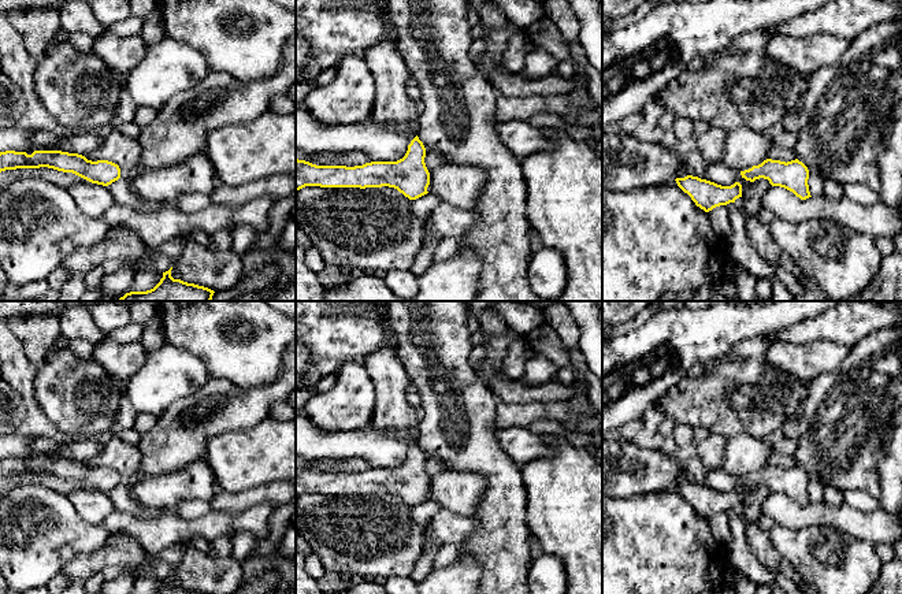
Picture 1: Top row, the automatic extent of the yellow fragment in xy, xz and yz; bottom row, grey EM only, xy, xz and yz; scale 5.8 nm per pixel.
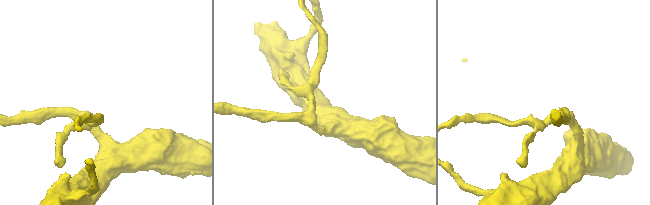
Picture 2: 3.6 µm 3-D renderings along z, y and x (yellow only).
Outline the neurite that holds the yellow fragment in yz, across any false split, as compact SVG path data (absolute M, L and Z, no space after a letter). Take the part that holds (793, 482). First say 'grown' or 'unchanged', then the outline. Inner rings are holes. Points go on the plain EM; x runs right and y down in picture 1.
unchanged; M766 465L758 472L740 478L740 482L750 489L760 485L768 486L772 493L784 494L801 506L812 504L808 491L809 476L798 465L787 469Z

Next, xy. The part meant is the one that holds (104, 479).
unchanged; M5 457L0 459L0 479L16 475L40 475L48 474L63 479L73 479L92 490L108 493L120 485L120 475L118 471L108 467L88 467L78 460L68 460L62 457L34 457L31 461L26 459Z

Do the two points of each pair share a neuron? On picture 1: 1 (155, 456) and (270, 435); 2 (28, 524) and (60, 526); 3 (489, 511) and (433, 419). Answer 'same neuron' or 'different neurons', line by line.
1: different neurons
2: same neuron
3: same neuron

